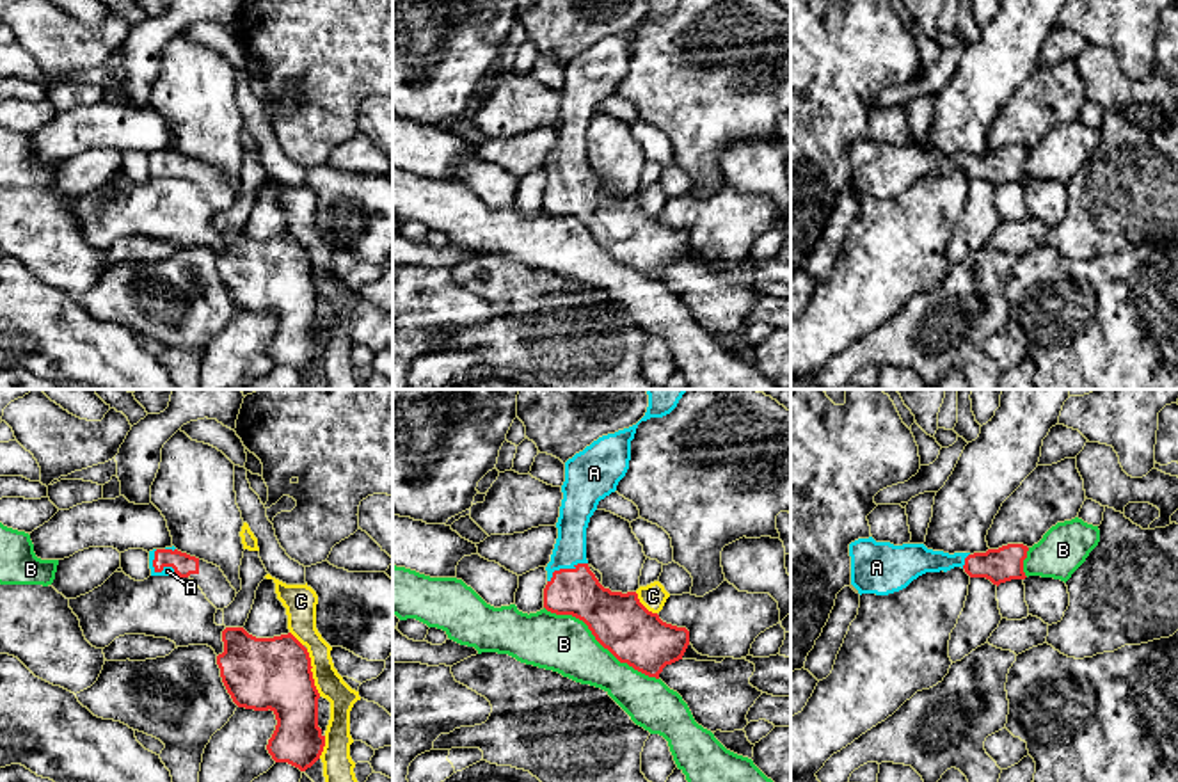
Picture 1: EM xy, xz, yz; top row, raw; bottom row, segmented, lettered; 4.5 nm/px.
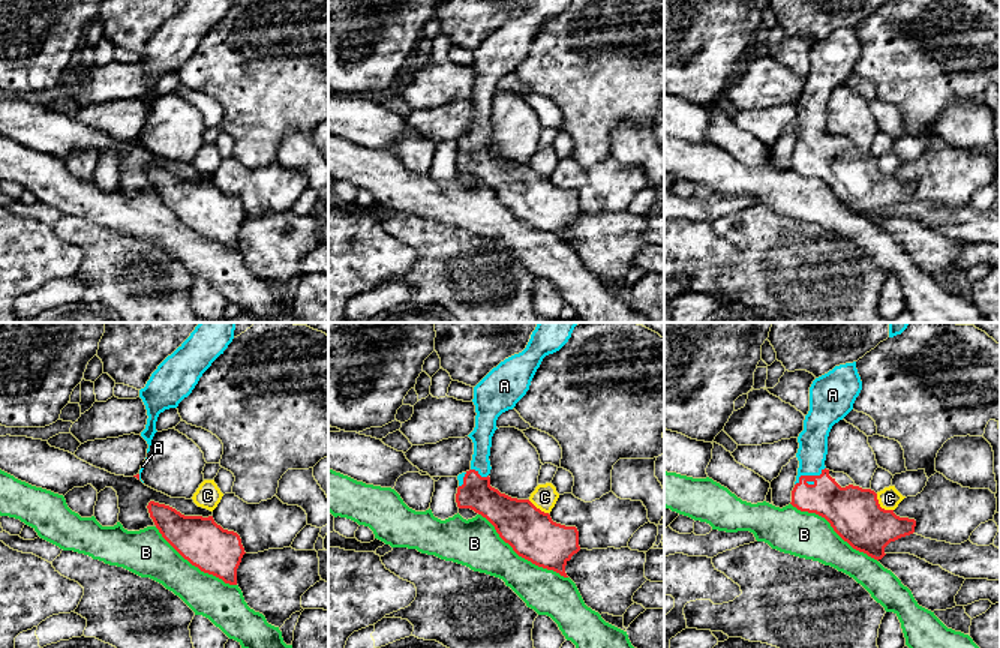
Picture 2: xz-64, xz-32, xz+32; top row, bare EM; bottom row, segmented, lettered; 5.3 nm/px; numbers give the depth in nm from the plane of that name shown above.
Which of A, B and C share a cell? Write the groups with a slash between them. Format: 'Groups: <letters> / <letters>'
Groups: A / B / C

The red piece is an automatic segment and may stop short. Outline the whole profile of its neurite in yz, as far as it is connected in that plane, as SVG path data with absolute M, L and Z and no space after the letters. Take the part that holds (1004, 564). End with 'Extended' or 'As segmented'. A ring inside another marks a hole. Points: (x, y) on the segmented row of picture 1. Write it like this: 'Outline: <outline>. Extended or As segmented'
Outline: M872 537L849 544L851 585L858 594L888 595L906 588L926 572L947 572L961 567L970 578L986 578L993 585L1025 579L1023 560L1029 547L1007 544L986 553L943 553L924 544L894 546Z. Extended

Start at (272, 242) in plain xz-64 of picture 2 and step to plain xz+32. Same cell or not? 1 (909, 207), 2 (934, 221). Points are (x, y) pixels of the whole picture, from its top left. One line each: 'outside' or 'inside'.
1: outside
2: outside

